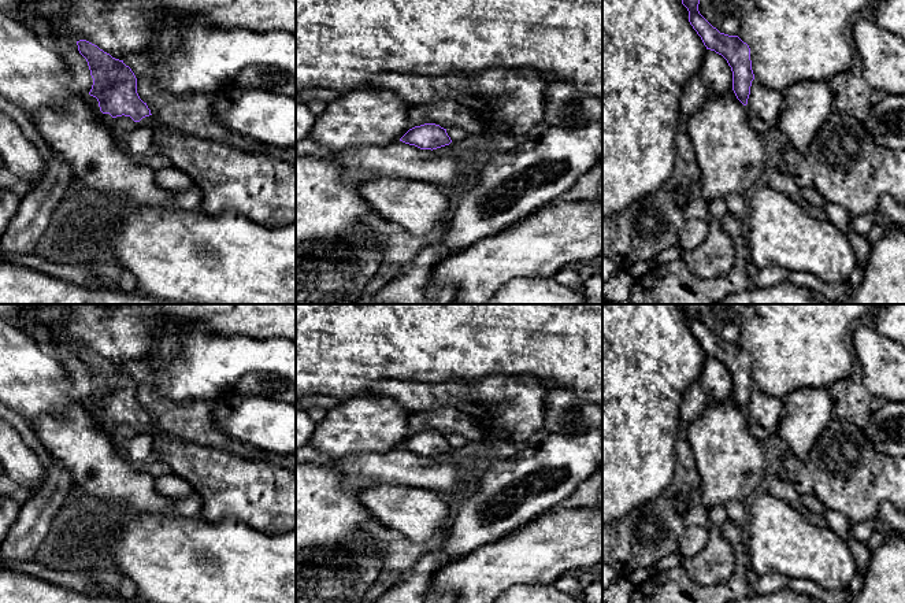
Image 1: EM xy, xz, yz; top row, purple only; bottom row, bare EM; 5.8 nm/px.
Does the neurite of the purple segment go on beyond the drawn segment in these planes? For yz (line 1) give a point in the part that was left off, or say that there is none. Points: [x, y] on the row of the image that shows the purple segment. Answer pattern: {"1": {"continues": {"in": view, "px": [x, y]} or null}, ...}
{"1": {"continues": null}}

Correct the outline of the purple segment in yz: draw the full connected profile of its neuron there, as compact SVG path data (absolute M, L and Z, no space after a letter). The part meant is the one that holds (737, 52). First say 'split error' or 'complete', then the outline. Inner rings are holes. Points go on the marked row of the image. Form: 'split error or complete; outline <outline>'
complete; outline M682 0L689 11L689 22L701 37L706 49L722 55L732 71L732 90L746 106L754 74L752 70L750 48L738 36L720 33L698 11L700 0Z

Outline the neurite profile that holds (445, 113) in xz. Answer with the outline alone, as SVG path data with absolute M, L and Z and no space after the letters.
M453 100L411 106L408 118L412 127L424 123L435 123L444 129L459 126L470 134L479 134L485 129L483 122L470 108Z

